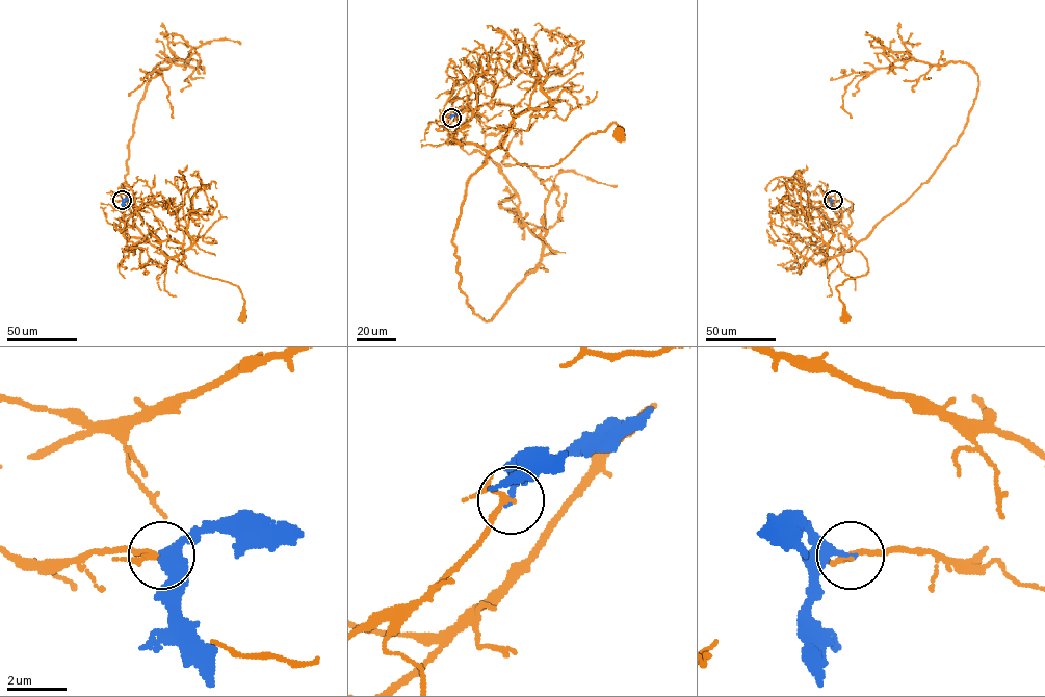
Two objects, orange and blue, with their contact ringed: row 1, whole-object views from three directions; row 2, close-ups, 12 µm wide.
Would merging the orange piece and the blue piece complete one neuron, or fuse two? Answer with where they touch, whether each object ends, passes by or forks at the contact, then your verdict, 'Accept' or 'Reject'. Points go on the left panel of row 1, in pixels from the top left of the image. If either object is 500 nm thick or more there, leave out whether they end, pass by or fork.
Place: (122, 200). At the ring orange forks. At the ring blue ends. Reject

